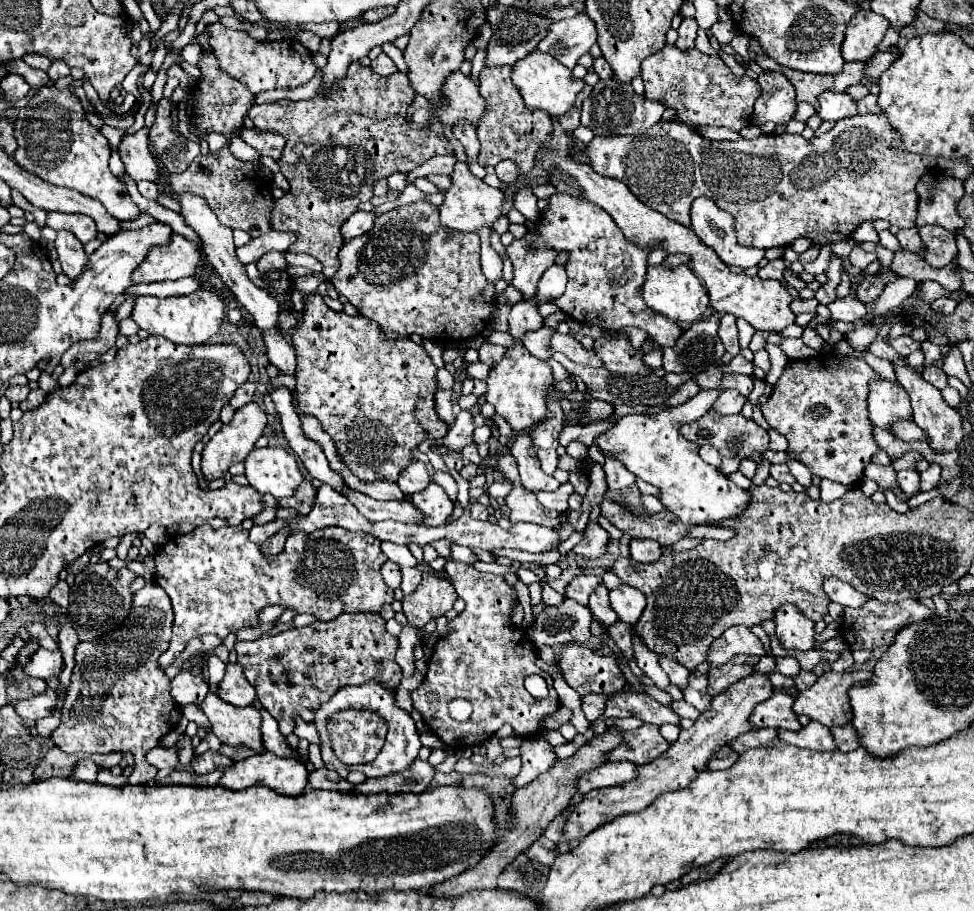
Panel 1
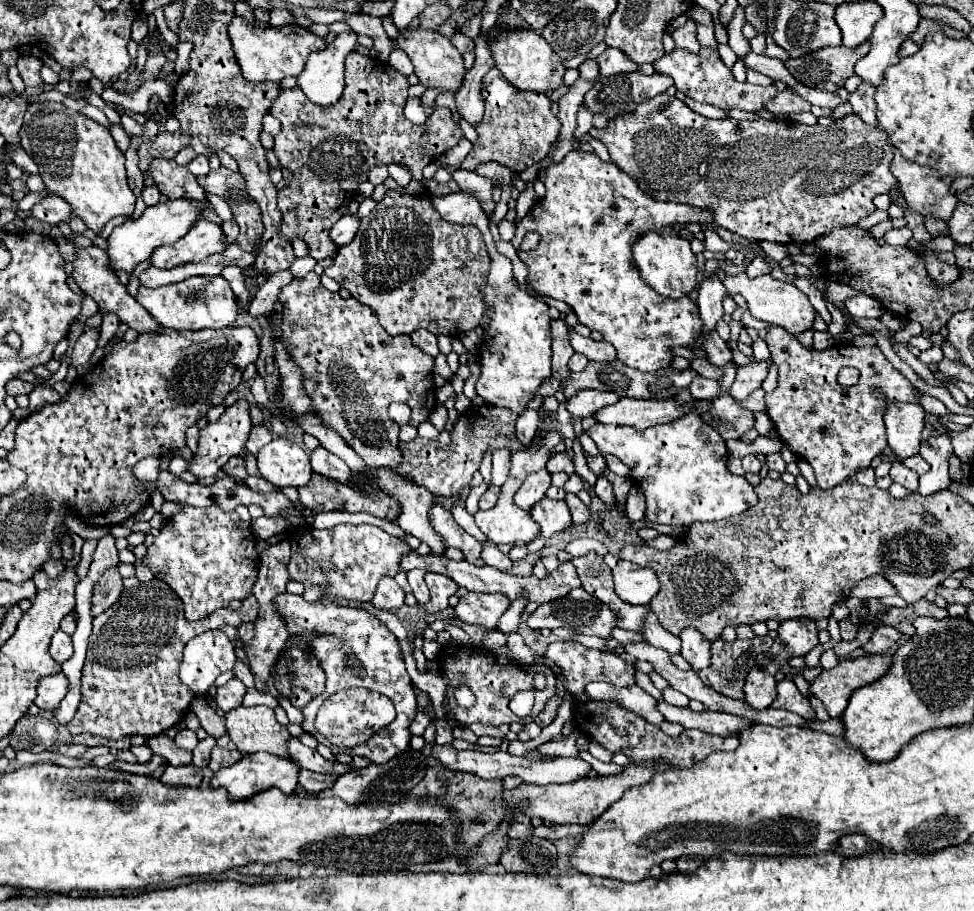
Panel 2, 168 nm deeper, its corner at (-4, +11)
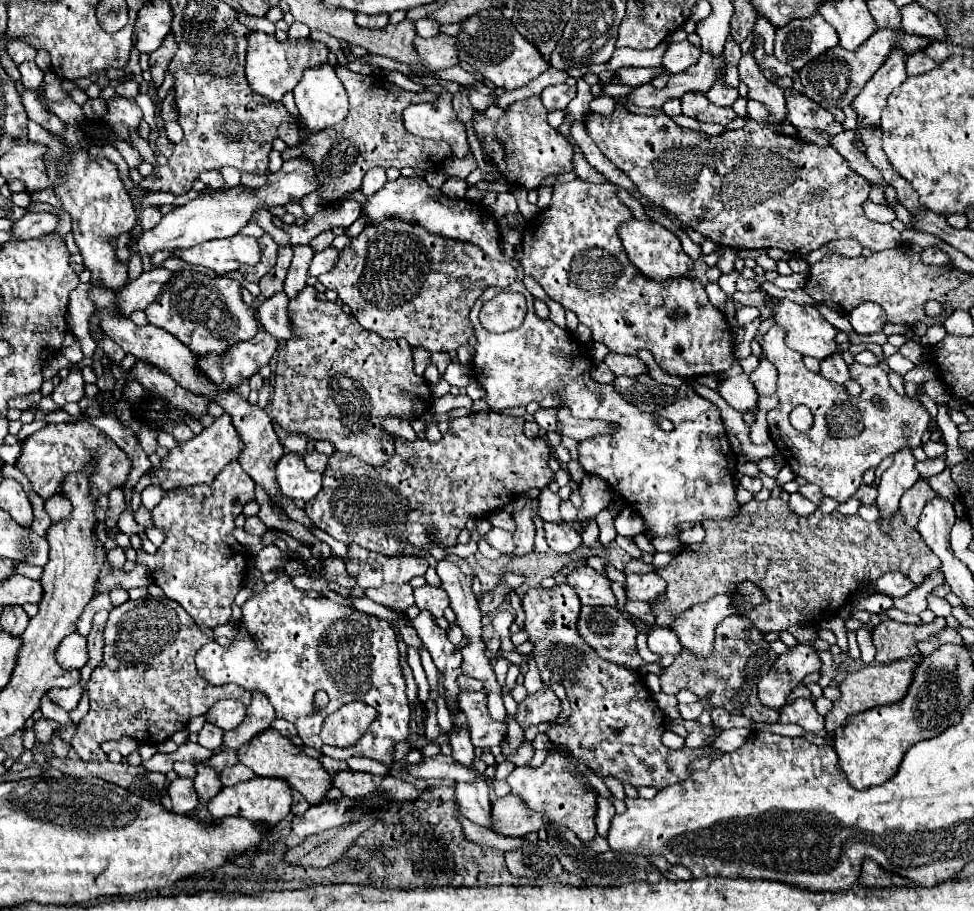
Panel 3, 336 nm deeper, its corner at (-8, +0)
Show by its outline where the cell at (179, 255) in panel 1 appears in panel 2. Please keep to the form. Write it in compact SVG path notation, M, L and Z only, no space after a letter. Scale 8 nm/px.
M198 220L182 240L156 248L152 252L152 264L156 268L174 268L178 264L200 262L210 254L224 252L224 248L226 236L222 226L210 220Z

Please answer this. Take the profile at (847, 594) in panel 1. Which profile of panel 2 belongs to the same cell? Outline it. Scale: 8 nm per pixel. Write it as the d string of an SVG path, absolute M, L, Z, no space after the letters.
M872 576L856 584L852 588L852 596L868 600L868 598L882 598L882 596L898 596L898 590L884 576Z

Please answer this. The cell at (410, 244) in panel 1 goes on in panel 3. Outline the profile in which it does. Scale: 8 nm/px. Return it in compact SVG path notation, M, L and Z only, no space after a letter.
M388 217L386 221L382 221L380 225L368 225L358 237L352 239L352 243L348 247L342 249L342 261L338 261L338 267L334 267L334 271L326 273L326 275L320 275L318 281L326 287L326 289L334 289L338 293L338 297L352 309L352 315L360 321L360 325L368 331L374 331L378 333L382 339L406 339L412 347L424 347L428 349L430 353L436 353L436 351L452 351L452 349L458 349L462 345L468 343L468 339L474 335L474 327L468 319L468 313L470 313L470 307L474 305L474 301L480 297L480 293L486 289L486 287L508 287L516 281L516 269L506 263L506 261L494 261L490 257L484 255L484 251L480 247L476 247L474 243L462 243L458 239L446 239L446 237L440 237L440 235L434 235L430 231L426 231L424 227L416 225L416 223L406 223L398 217Z

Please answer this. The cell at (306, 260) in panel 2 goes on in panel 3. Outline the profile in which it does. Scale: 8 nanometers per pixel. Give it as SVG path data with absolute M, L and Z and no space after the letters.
M308 245L292 247L292 249L294 249L294 259L288 269L288 277L284 281L284 291L290 299L294 299L304 289L308 281L308 265L310 265L310 259L314 257L314 249Z

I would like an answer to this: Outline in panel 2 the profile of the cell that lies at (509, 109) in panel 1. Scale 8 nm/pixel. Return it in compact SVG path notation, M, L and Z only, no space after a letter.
M492 68L482 82L484 98L484 120L476 124L478 138L472 144L470 154L464 158L460 168L474 170L482 162L498 162L512 172L524 172L526 168L542 162L560 132L560 122L550 110L550 100L542 92L520 92L514 88L498 68Z

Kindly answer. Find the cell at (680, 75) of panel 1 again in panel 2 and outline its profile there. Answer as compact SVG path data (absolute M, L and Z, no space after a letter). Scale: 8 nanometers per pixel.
M702 48L698 54L692 54L686 50L674 50L670 54L664 54L660 60L656 60L654 66L658 72L668 74L674 80L676 90L686 94L688 98L702 102L702 104L712 104L722 110L738 108L738 110L756 112L756 110L764 108L766 100L772 100L778 94L776 86L756 86L756 84L748 84L748 82L744 82L744 84L736 82L732 72L722 64L718 52L708 50L708 48Z

